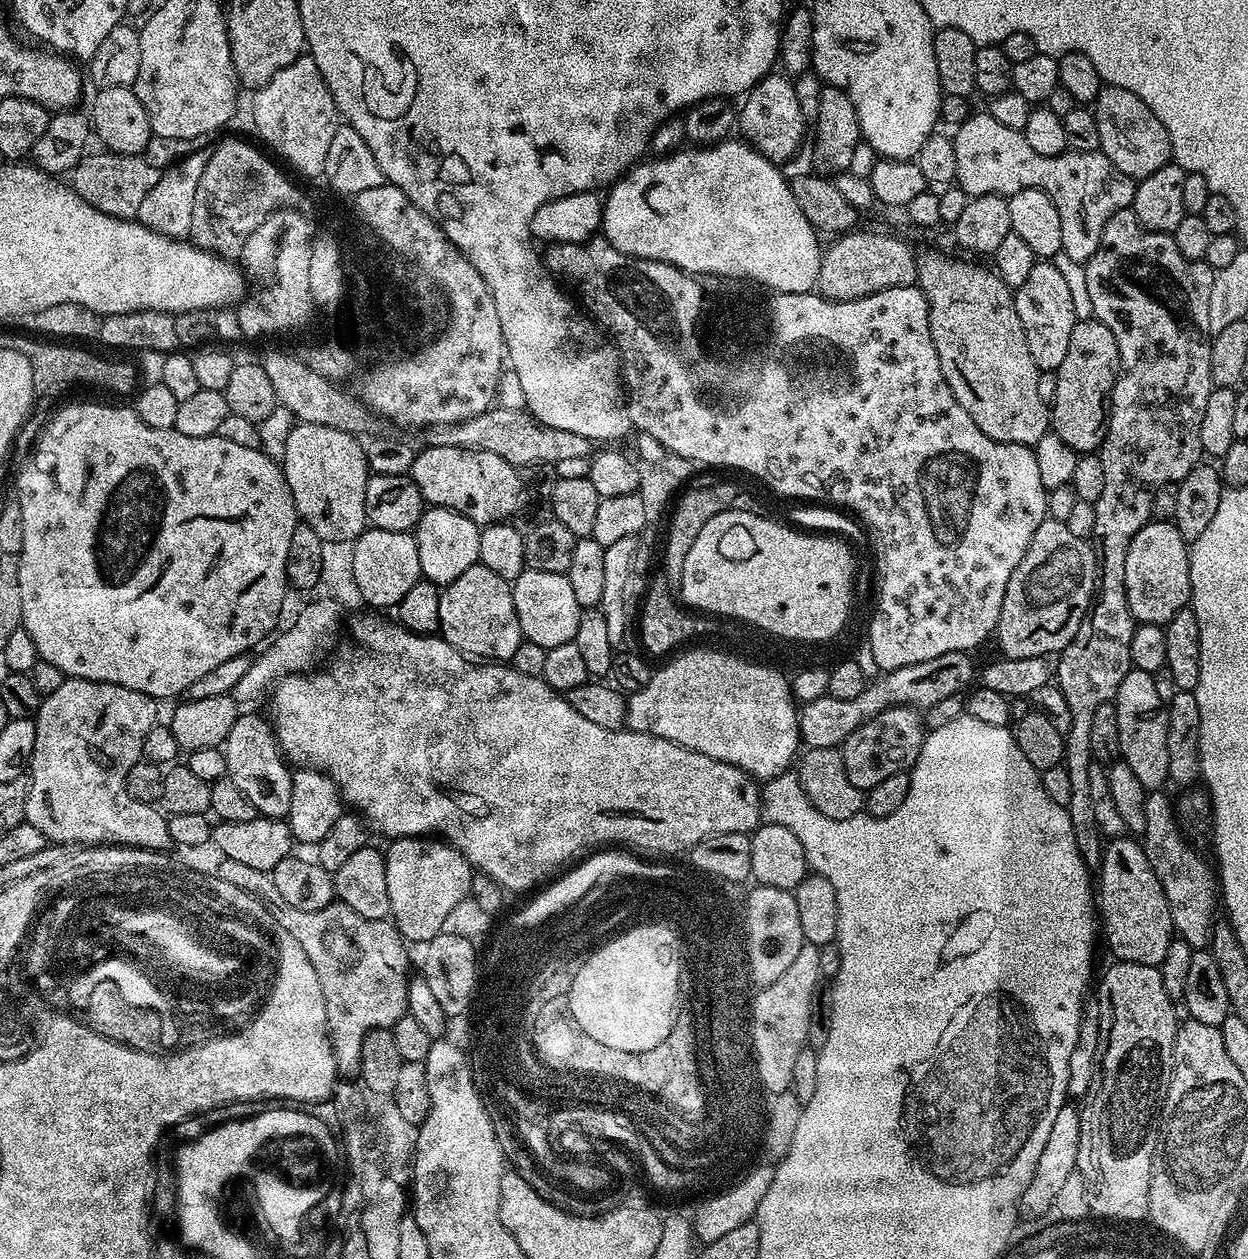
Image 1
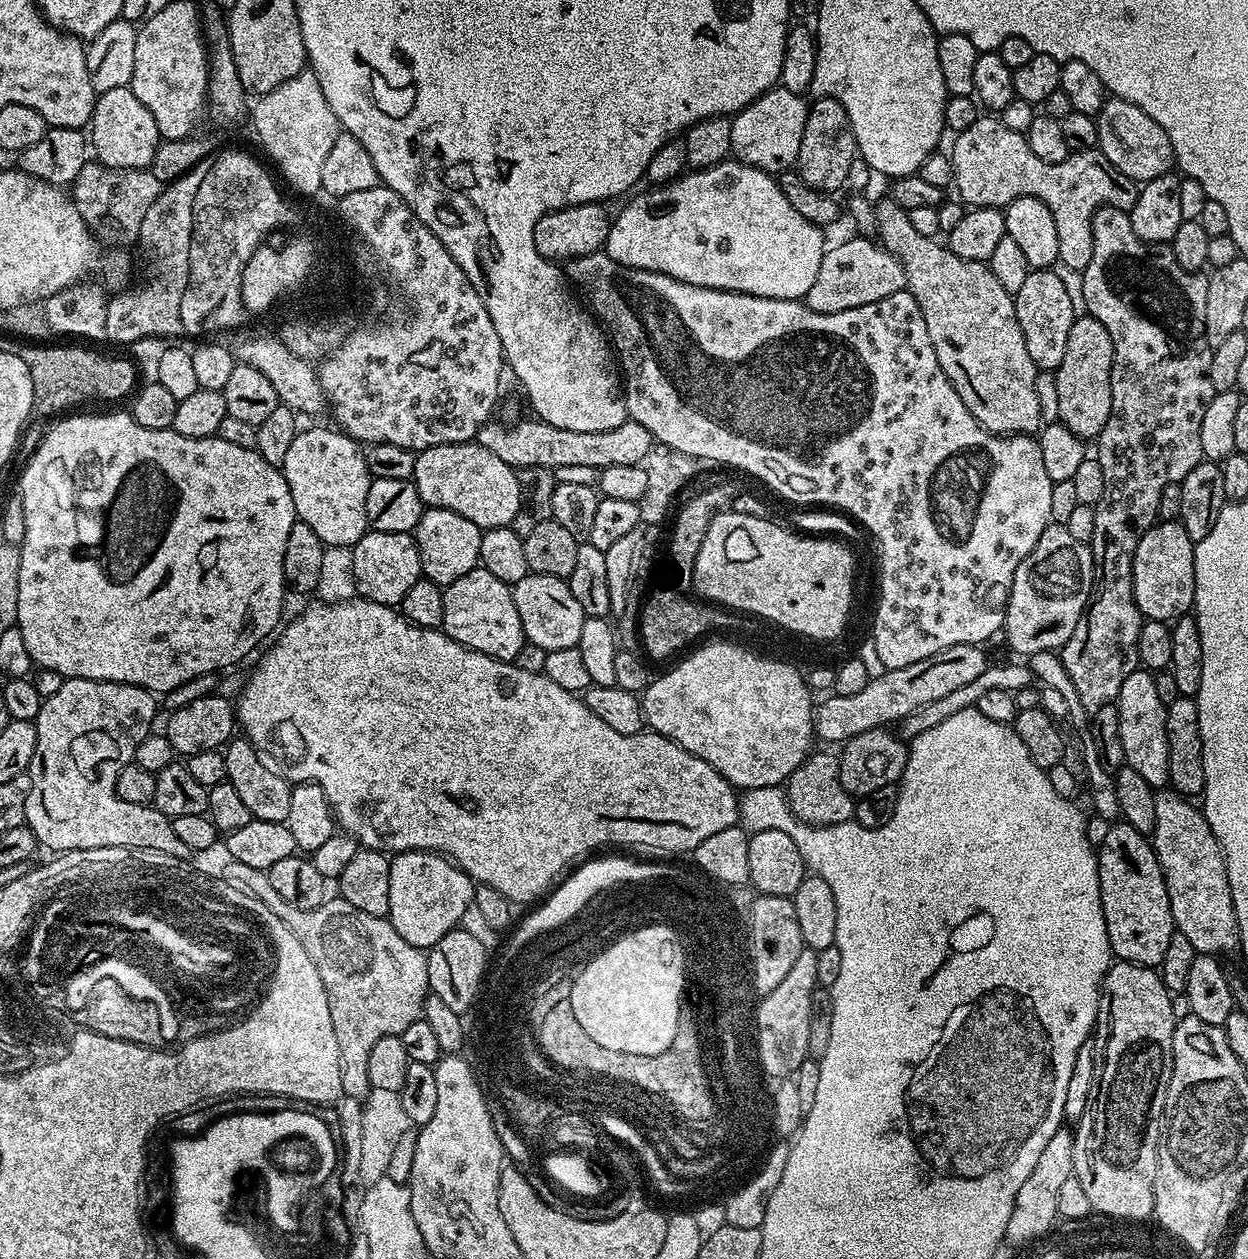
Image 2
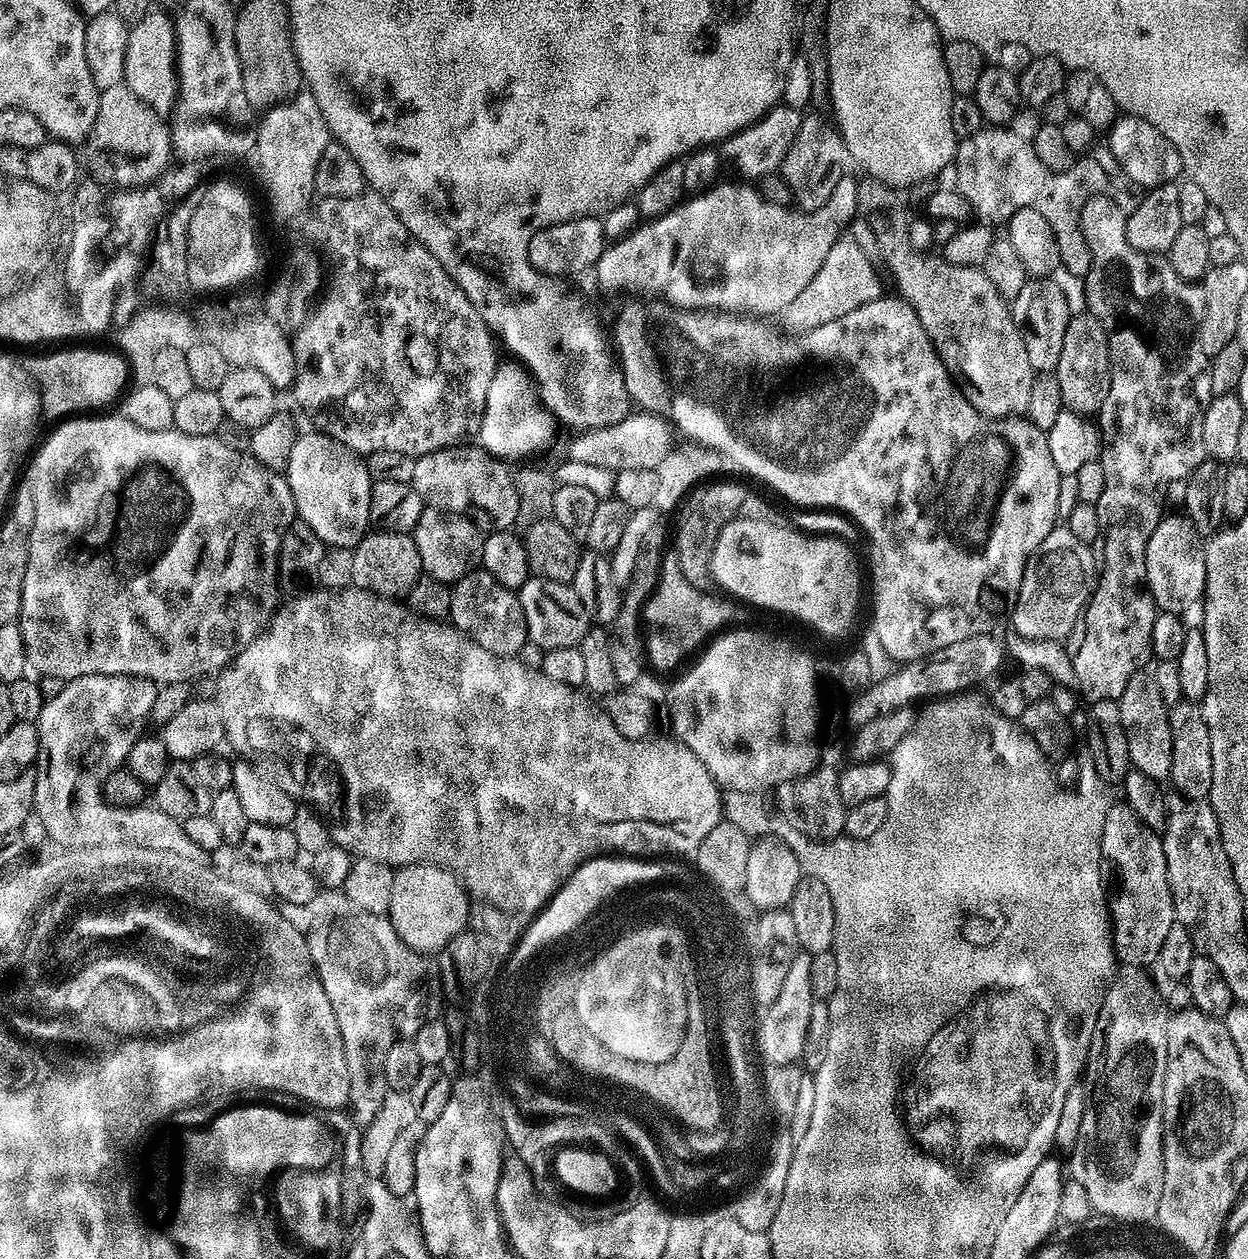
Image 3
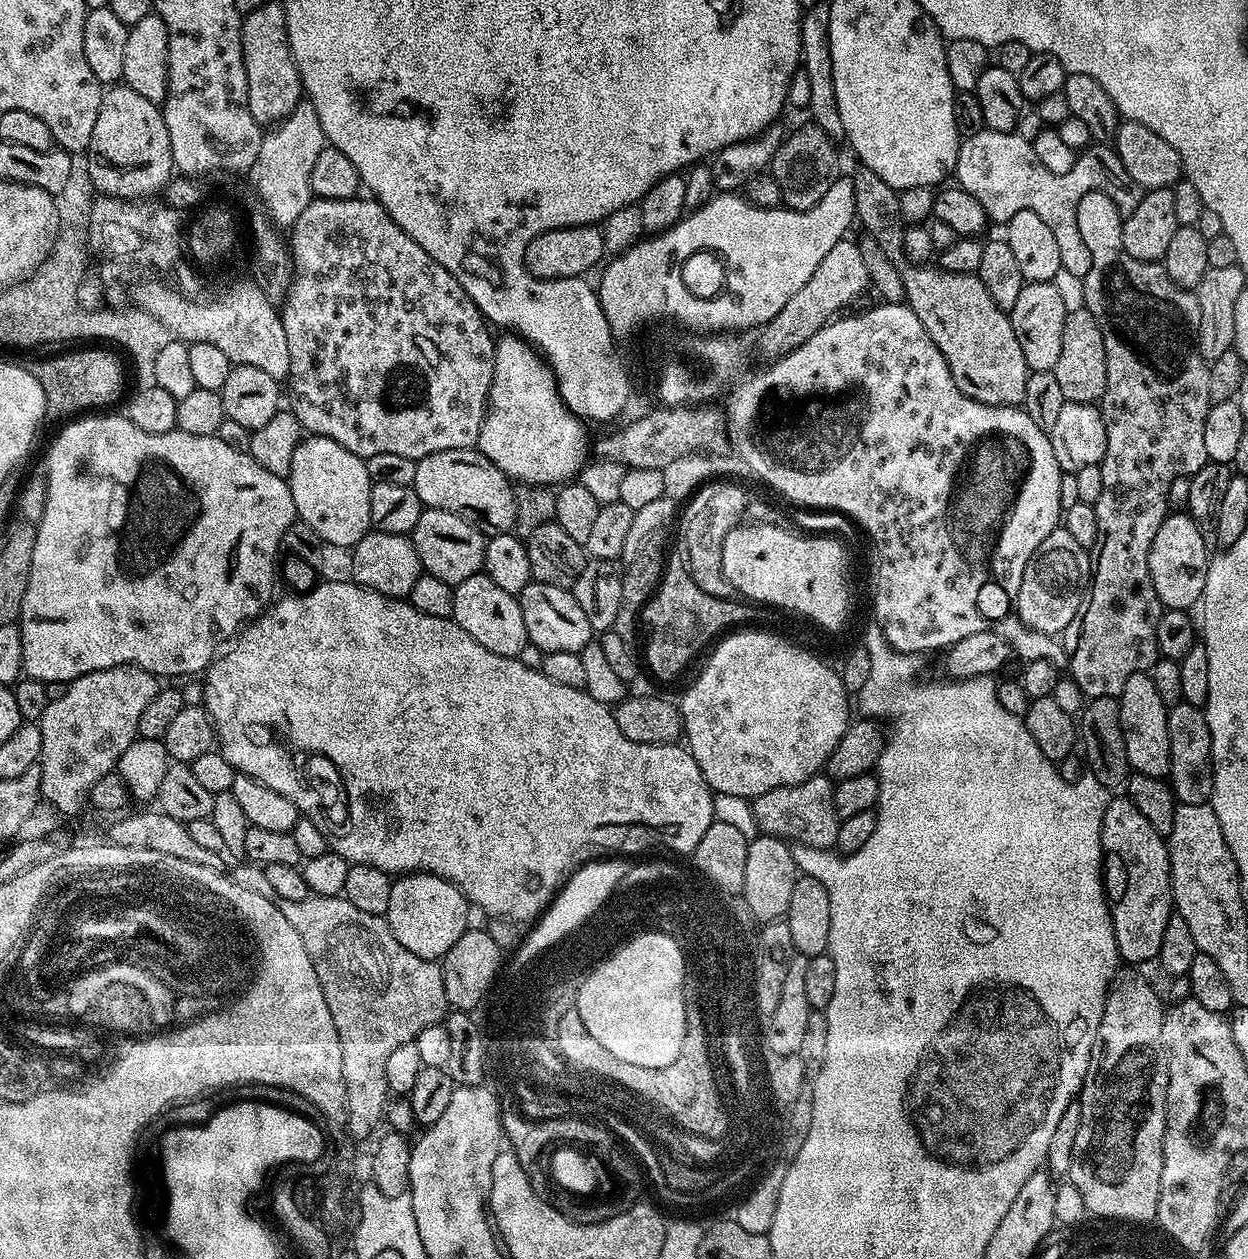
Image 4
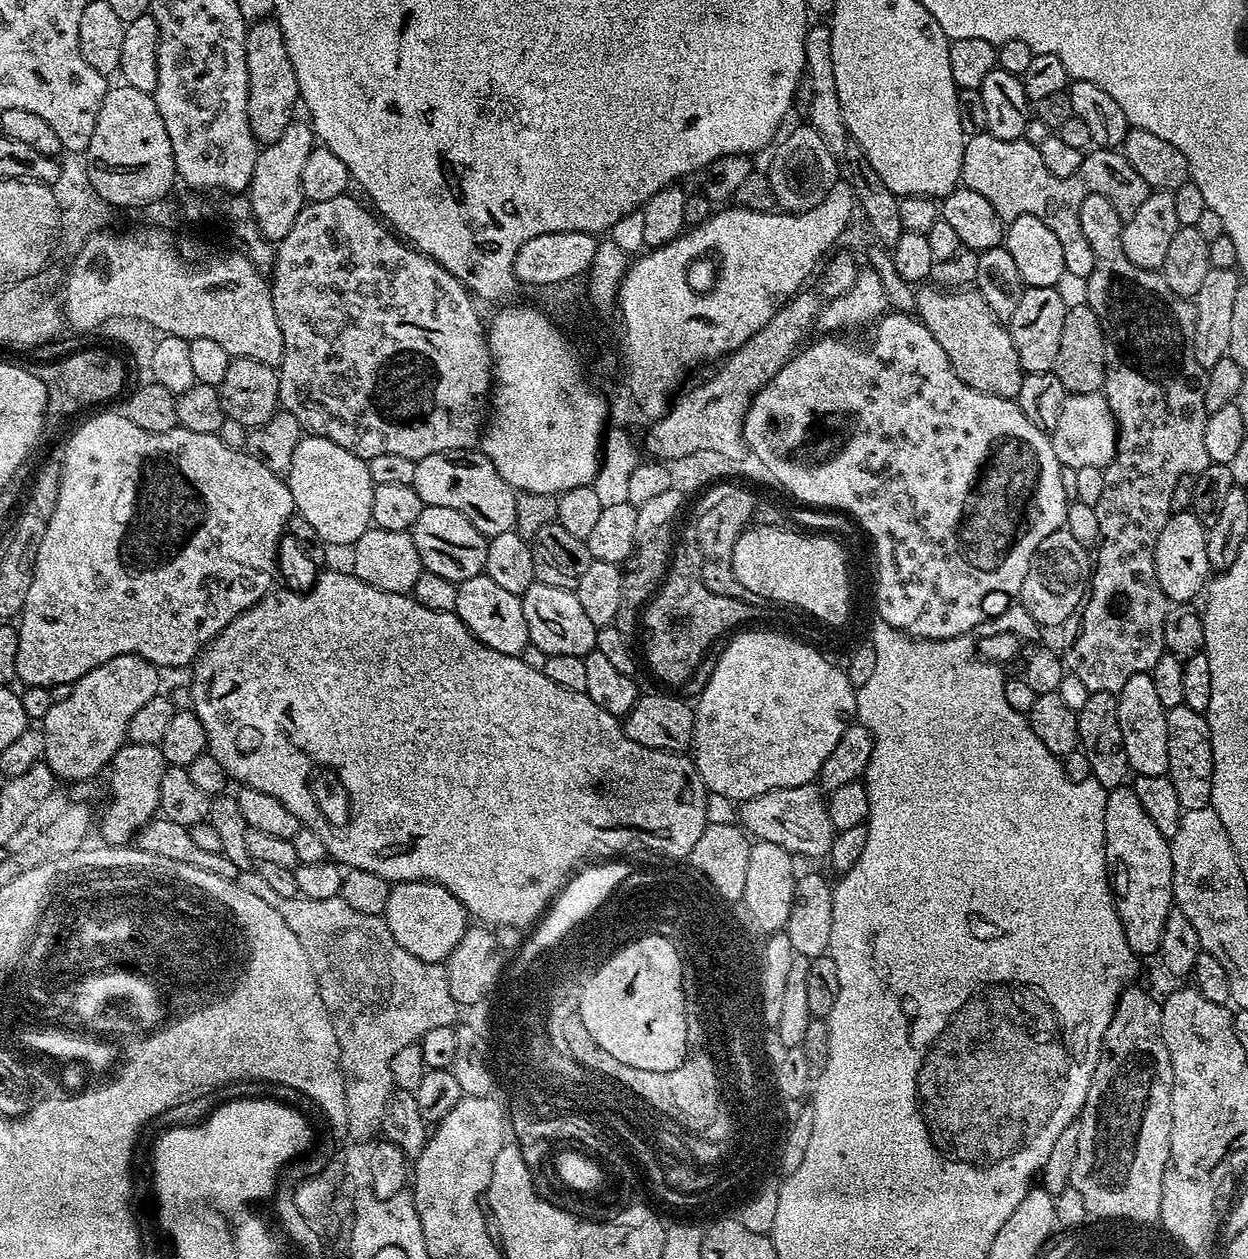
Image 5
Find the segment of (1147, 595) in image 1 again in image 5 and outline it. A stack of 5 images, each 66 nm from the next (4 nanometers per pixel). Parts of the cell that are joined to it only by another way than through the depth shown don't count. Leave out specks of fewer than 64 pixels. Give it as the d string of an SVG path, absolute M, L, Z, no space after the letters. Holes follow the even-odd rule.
M1176 510L1168 517L1154 550L1156 581L1169 602L1184 606L1205 591L1210 580L1208 562L1208 528L1191 510Z

